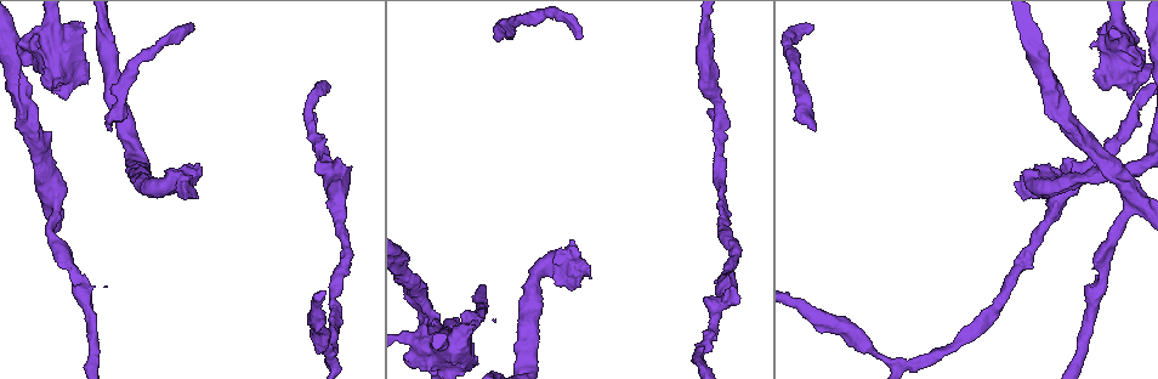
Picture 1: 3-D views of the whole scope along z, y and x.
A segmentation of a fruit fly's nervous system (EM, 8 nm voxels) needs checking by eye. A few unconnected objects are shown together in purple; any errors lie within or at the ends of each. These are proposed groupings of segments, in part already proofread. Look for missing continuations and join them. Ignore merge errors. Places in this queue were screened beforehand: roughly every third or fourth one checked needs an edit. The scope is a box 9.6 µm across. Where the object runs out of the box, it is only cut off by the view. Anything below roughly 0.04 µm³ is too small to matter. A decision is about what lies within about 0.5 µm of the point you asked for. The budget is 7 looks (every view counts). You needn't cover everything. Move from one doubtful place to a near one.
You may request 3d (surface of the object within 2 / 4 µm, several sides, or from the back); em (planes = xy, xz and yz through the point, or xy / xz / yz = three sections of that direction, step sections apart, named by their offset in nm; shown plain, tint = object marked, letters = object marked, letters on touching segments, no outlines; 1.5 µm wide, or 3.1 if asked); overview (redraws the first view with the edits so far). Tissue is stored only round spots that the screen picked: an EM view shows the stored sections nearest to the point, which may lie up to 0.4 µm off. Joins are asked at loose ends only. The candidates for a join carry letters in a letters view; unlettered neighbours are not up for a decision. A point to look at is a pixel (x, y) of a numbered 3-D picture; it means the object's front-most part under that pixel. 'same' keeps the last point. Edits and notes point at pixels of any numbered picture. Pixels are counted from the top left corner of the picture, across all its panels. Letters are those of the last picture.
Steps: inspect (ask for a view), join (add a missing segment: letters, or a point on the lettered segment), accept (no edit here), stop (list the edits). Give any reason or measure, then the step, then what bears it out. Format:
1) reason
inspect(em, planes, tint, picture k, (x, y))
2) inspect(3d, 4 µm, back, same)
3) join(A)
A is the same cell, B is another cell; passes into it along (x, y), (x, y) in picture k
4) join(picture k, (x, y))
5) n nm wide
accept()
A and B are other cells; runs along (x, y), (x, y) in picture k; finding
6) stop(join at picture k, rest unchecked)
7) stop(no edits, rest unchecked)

branch stops here
inspect(em, xz, step 4, letters, picture 1, (1090, 47))

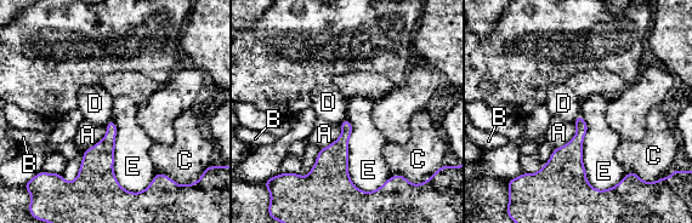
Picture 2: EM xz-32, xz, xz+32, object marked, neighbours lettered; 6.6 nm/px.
inspect(em, planes, letters, same)

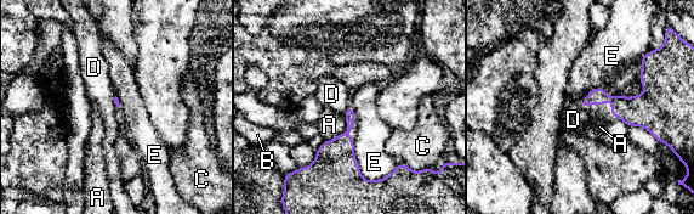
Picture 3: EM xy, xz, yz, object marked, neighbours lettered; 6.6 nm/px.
accept()
A, B, C, D and E are other cells; border along (350, 105), (343, 114) in picture 3; no lettered segment goes on from it

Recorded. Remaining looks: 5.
free end
inspect(em, xy, step 4, letters, picture 1, (812, 127))

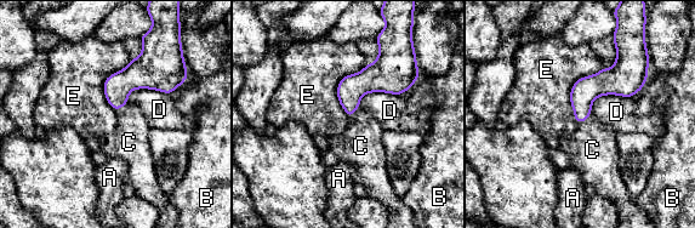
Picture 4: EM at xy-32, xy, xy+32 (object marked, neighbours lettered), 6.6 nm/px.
inspect(em, planes, letters, same)

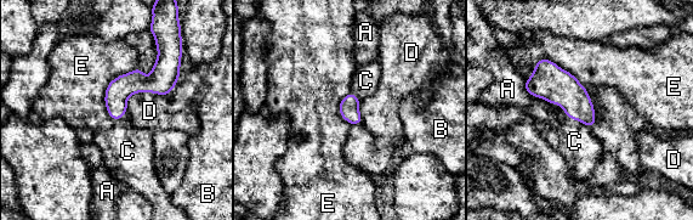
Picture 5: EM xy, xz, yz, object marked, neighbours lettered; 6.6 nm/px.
join(C)
C is the same cell, A, B, D and E are other cells; passes into it along (561, 88), (579, 120), (574, 141) in picture 5; the neuron continues

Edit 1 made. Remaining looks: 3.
an open end
inspect(em, planes, letters, picture 1, (572, 289))

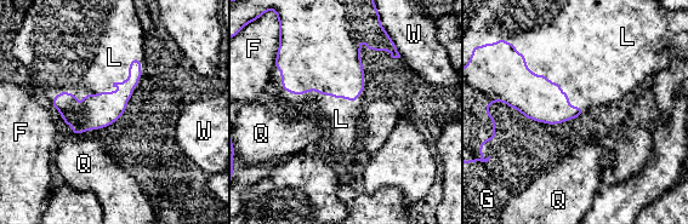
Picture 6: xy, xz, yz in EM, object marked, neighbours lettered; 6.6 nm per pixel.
join(L)
L is the same cell, F, G, Q and W are other cells; passes into it along (86, 116), (106, 92), (114, 57) in picture 6; it goes on there

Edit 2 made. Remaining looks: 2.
stop(join at picture 5, join at picture 6, rest unchecked)

